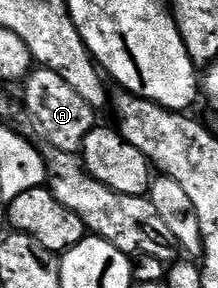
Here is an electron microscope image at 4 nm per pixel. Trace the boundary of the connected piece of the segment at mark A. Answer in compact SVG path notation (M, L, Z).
M34 67L23 81L25 87L25 108L31 119L37 123L41 136L48 147L64 152L80 153L87 134L98 123L98 113L59 74L49 68Z

